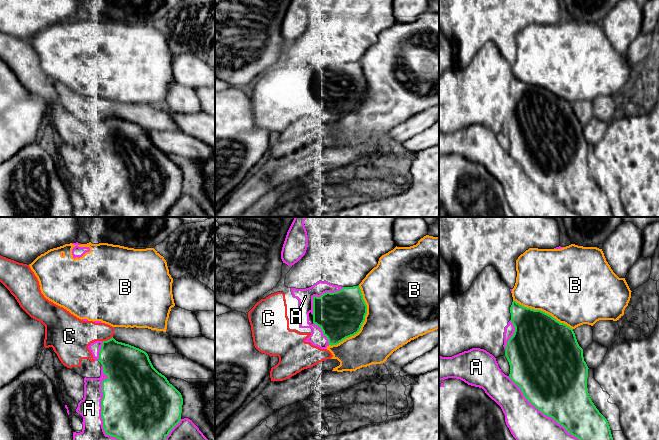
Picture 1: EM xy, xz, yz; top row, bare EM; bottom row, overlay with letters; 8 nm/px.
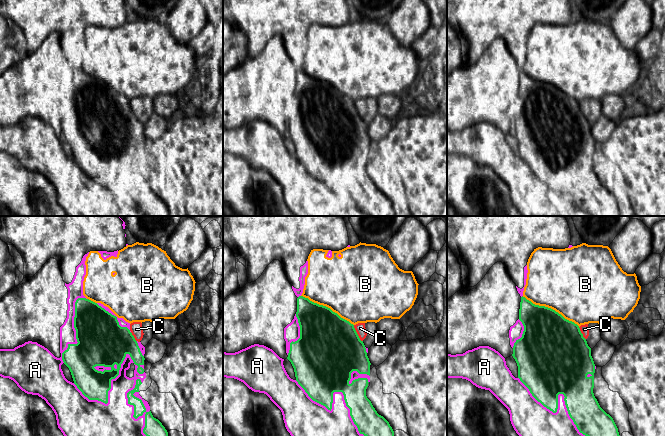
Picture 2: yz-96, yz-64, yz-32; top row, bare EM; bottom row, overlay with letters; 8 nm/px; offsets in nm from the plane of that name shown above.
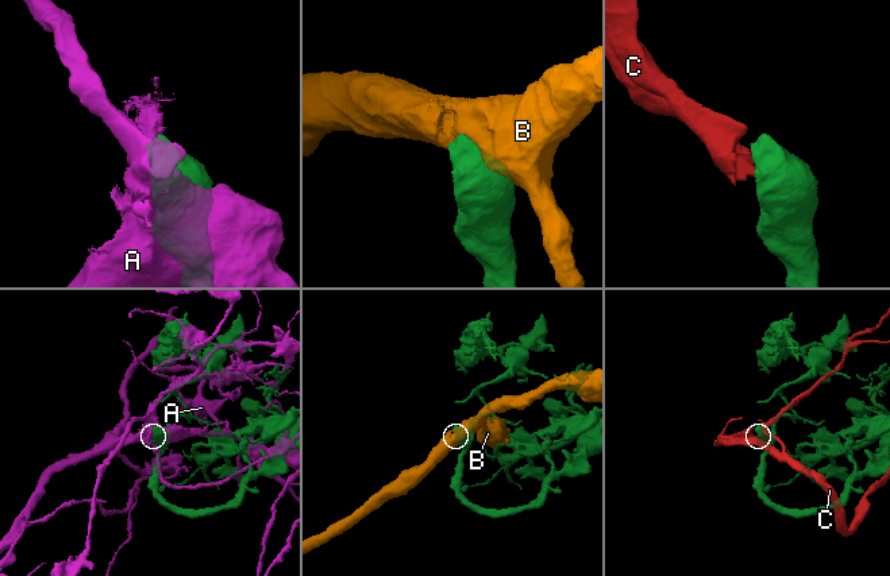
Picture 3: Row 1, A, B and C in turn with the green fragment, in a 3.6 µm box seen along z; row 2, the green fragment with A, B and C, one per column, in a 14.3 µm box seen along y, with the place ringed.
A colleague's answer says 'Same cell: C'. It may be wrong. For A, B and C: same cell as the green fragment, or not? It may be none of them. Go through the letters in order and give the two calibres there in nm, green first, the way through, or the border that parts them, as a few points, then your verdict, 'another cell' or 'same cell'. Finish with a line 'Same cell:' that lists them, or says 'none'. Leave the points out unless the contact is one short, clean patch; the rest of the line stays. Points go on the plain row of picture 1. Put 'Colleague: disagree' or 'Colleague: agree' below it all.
A: calibres 500 and 190 nm; another cell
B: calibres 380 and 440 nm; another cell
C: calibres 340 and 240 nm; same cell
Same cell: C
Colleague: agree

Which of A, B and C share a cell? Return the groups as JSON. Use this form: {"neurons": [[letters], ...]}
{"neurons": [["A"], ["B"], ["C"]]}

